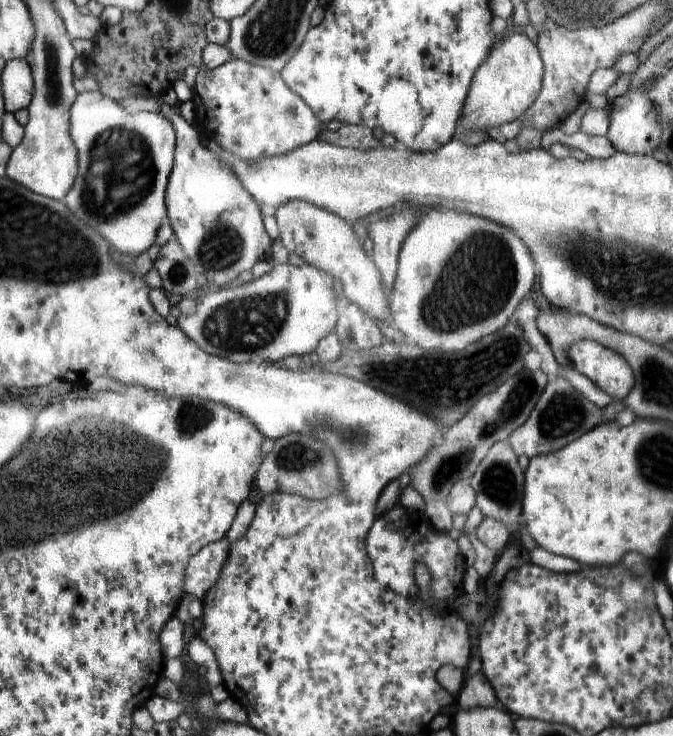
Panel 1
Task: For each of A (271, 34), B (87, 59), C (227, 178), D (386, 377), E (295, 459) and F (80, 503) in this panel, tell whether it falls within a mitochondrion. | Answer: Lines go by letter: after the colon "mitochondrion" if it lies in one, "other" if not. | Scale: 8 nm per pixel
A: mitochondrion
B: other
C: other
D: other
E: mitochondrion
F: mitochondrion

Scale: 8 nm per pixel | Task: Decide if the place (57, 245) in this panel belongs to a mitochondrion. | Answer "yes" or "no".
yes

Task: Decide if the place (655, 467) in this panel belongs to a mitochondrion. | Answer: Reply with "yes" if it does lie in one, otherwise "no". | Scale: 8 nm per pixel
yes

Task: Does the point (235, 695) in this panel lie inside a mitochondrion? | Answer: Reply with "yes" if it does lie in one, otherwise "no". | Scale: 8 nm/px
no

